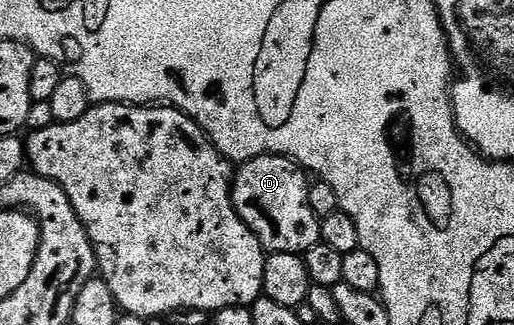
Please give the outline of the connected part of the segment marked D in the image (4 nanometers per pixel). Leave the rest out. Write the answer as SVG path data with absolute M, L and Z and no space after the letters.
M253 157L250 161L241 162L234 174L234 184L230 194L234 199L234 206L242 222L258 237L267 254L271 253L301 253L305 255L310 248L319 244L322 227L320 218L312 211L308 203L310 185L306 181L307 174L301 165L291 161L288 157Z

